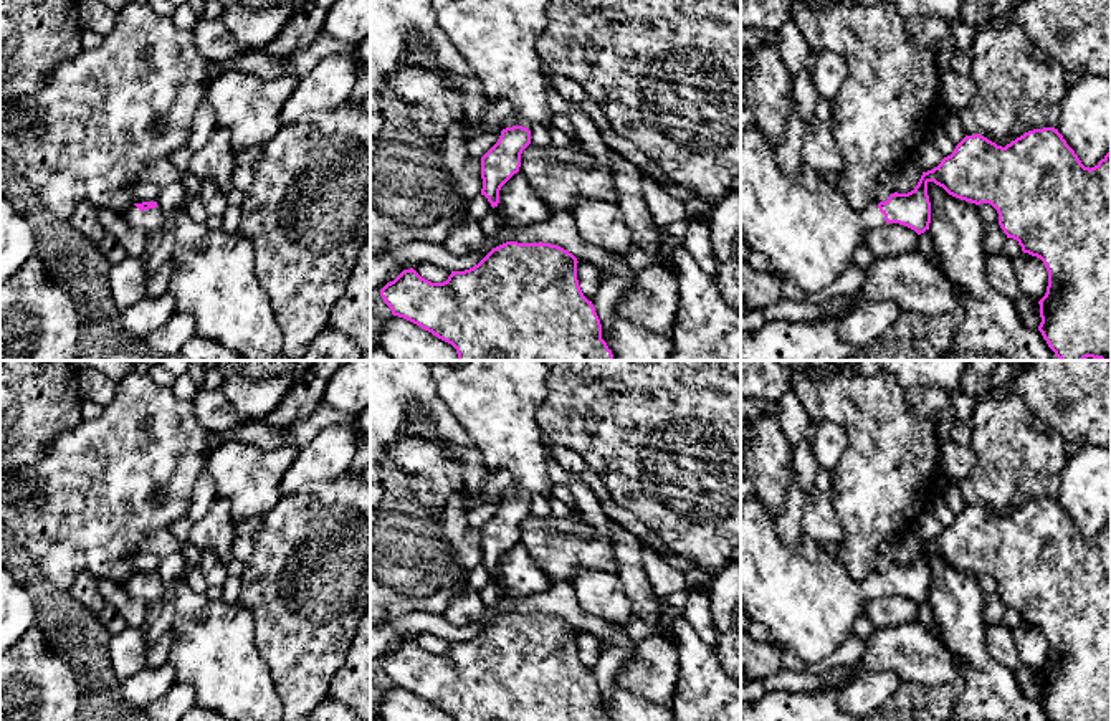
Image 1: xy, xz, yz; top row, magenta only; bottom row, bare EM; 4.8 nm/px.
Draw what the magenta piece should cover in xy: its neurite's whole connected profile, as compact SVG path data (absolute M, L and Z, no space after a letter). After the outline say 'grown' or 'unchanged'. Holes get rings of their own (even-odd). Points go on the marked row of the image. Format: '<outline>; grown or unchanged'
M142 202L131 205L124 218L127 225L144 228L145 232L165 232L165 217L157 202Z; grown

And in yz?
M751 127L741 139L741 235L751 250L769 260L774 273L795 283L805 293L817 294L851 266L851 256L868 232L885 223L904 225L918 235L929 230L929 182L956 198L975 205L990 203L999 213L999 225L1007 238L1017 240L1023 253L1043 261L1048 286L1038 301L1042 318L1038 331L1060 360L1085 360L1086 357L1111 360L1111 152L1094 167L1085 167L1055 127L1028 131L1005 147L980 134L966 136L937 167L923 172L911 192L894 192L886 202L873 202L865 210L853 208L842 190L827 184L810 167L803 167L797 175L787 175L775 160L775 144L759 129Z; grown

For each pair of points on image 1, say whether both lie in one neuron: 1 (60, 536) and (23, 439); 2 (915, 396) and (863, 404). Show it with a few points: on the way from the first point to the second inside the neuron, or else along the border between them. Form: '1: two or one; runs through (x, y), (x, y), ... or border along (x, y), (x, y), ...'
1: two; border along (58, 434), (33, 463), (17, 468)
2: two; border along (905, 389), (908, 405), (918, 415), (934, 424)

